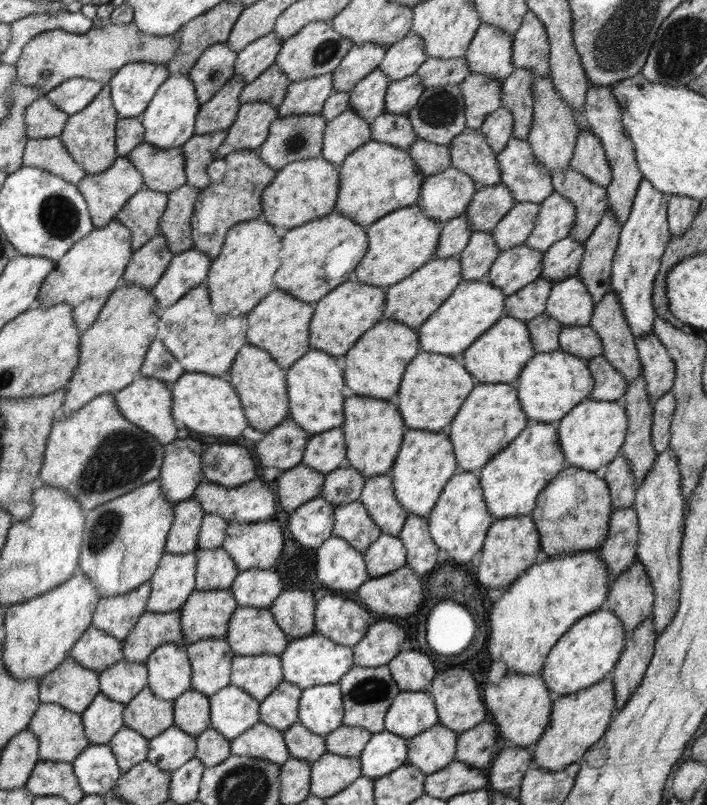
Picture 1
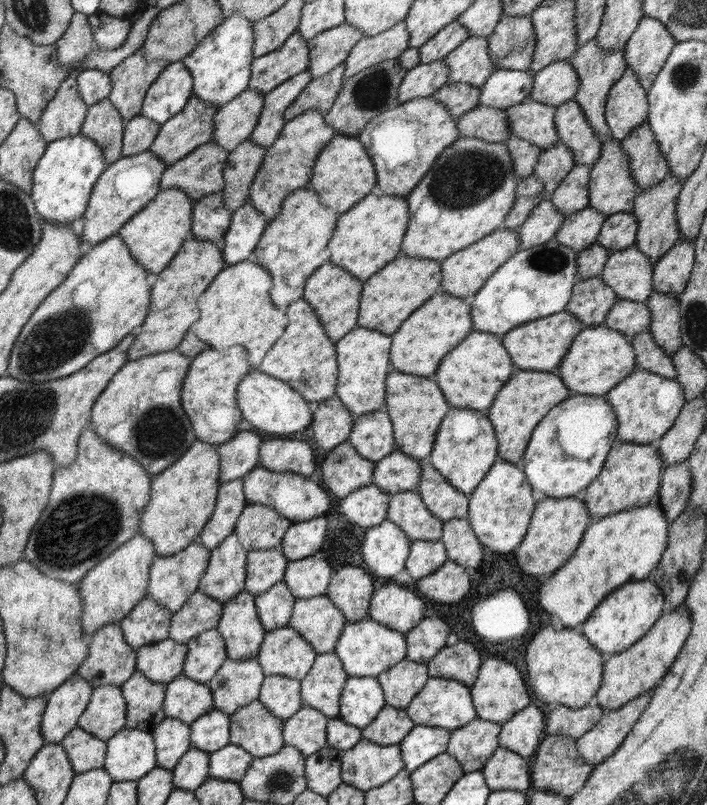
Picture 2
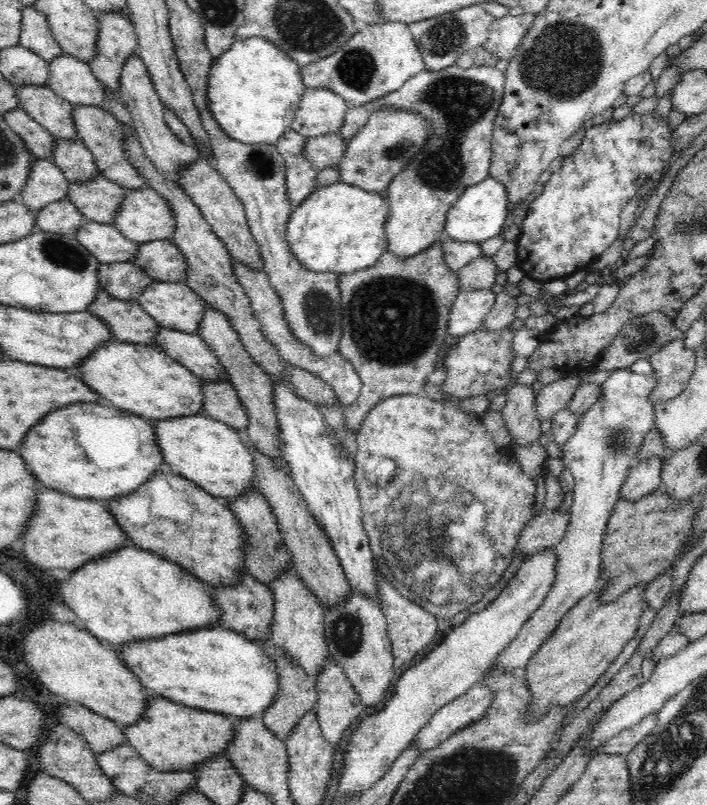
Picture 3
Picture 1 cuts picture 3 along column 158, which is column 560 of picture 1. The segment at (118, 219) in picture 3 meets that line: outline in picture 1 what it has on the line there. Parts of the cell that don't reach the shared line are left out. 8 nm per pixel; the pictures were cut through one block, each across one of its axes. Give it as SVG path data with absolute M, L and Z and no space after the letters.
M556 191L542 203L531 235L524 245L545 253L556 241L566 238L575 224L576 210Z

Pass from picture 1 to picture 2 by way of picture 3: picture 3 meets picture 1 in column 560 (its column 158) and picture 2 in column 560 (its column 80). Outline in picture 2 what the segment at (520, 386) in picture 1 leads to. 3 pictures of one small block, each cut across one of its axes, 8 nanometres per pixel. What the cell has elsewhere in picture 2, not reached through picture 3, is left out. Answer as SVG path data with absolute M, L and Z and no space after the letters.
M590 325L577 334L565 358L556 370L565 381L566 388L573 394L600 396L606 394L623 378L636 370L634 349L621 332L605 325Z

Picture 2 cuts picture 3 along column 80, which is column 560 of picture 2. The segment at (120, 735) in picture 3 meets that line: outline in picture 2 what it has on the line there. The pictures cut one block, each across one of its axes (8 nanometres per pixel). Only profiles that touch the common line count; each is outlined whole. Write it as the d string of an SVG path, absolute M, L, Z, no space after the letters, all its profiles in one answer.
M595 703L579 709L559 705L546 718L545 735L561 734L561 736L580 738L585 732L594 728L605 711L604 708Z

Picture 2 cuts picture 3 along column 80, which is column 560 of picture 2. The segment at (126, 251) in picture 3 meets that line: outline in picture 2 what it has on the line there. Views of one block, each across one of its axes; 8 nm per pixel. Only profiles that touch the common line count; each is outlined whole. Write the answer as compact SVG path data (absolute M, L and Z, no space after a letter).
M592 207L566 217L559 226L554 239L556 242L580 253L595 242L606 215Z

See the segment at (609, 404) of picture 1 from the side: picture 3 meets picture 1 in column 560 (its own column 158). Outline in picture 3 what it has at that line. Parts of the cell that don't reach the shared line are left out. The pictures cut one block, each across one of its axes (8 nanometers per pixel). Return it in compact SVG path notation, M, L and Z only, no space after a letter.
M188 415L158 419L152 421L157 445L171 472L176 472L190 482L198 485L208 494L214 495L221 500L228 500L241 495L244 491L253 490L255 462L248 450L248 443L242 439L243 432L227 425L227 423L206 417L205 415Z

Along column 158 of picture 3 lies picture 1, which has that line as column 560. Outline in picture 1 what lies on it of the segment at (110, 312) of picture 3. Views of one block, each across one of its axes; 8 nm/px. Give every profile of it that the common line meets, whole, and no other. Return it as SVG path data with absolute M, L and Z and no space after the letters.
M544 312L526 323L530 343L532 343L532 347L536 352L560 350L559 334L563 326L557 320Z

